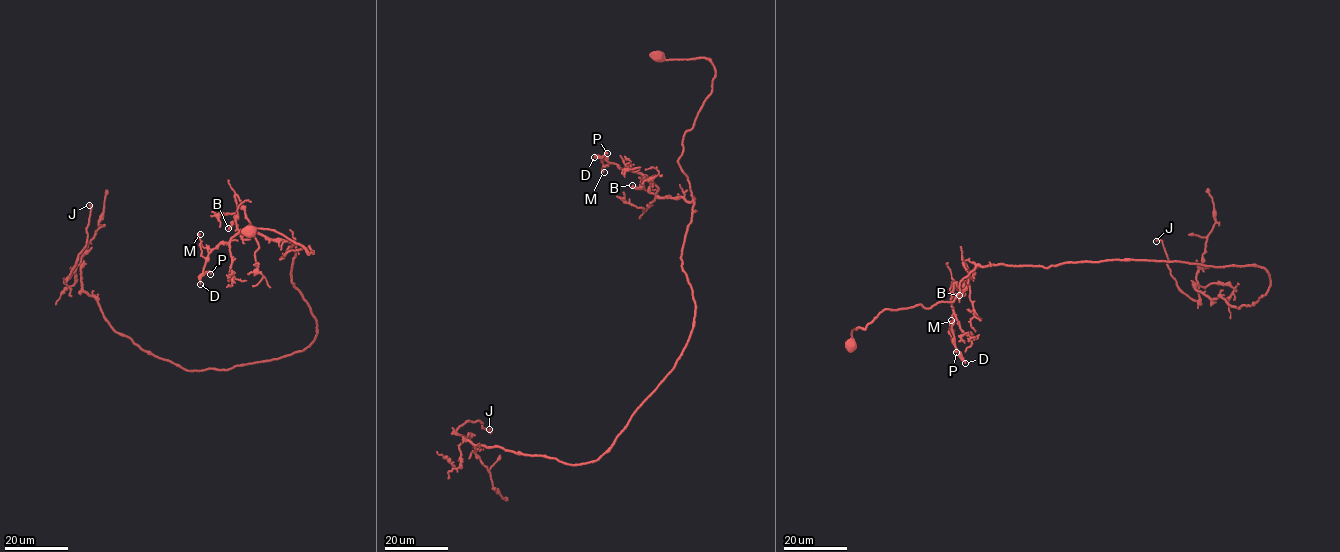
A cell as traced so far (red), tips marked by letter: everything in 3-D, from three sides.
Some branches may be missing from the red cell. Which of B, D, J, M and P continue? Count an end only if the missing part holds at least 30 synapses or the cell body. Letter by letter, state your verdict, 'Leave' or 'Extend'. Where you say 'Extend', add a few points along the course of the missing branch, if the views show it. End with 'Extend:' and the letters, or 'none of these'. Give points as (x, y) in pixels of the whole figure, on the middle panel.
B: Leave
D: Leave
J: Leave
M: Leave
P: Leave
Extend: none of these

